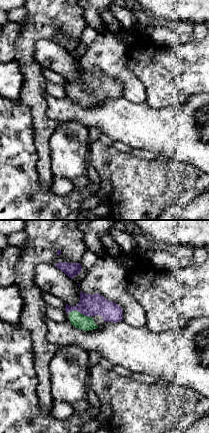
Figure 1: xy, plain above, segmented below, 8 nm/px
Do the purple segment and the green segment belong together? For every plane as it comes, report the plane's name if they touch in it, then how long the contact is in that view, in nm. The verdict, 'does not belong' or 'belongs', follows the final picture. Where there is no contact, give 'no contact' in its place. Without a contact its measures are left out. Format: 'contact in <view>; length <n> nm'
contact in xy; length 190 nm

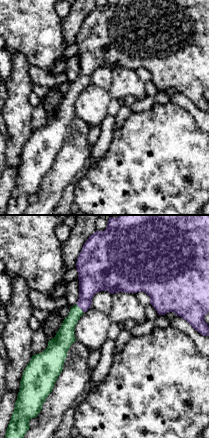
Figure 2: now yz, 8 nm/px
contact in yz; length 90 nm

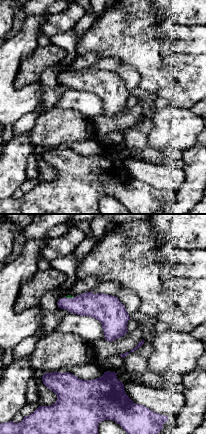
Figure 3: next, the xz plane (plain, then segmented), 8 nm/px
contact in xz; length 70 nm

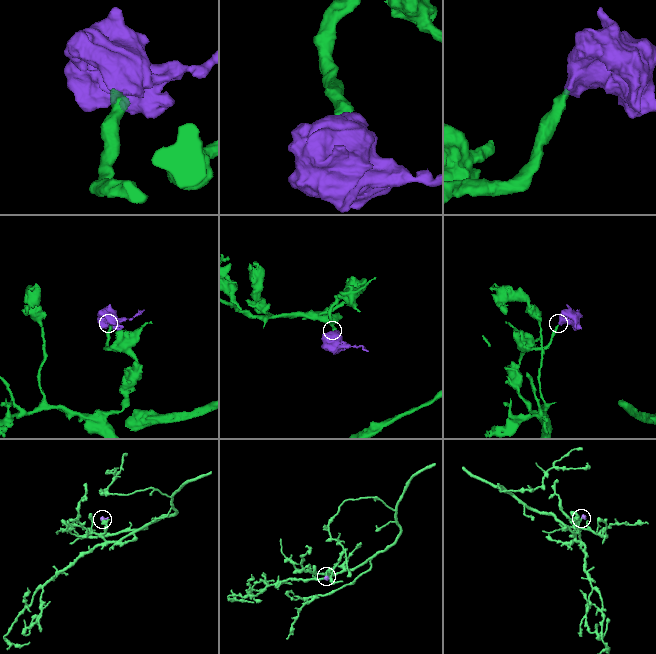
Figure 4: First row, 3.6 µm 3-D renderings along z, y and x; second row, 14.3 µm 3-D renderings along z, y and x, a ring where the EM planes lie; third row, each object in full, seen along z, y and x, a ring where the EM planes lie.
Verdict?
belongs

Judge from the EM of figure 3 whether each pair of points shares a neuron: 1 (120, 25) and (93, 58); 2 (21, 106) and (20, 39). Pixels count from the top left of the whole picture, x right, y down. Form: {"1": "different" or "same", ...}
{"1": "different", "2": "same"}

